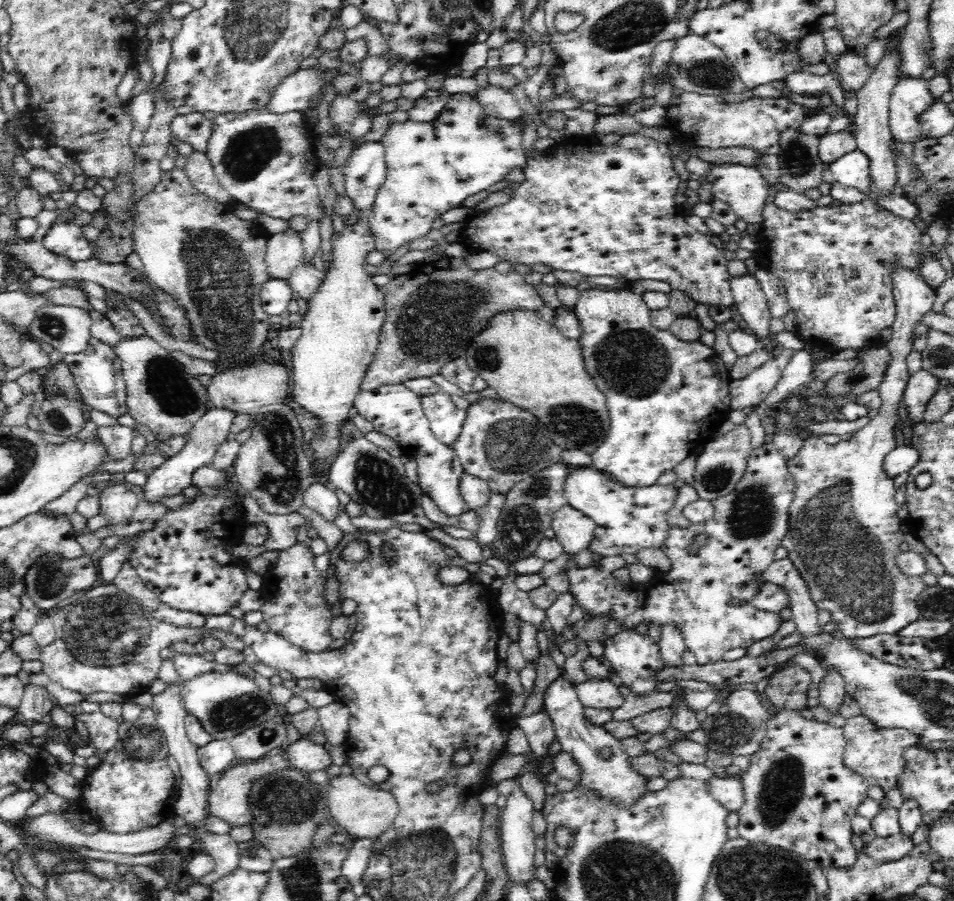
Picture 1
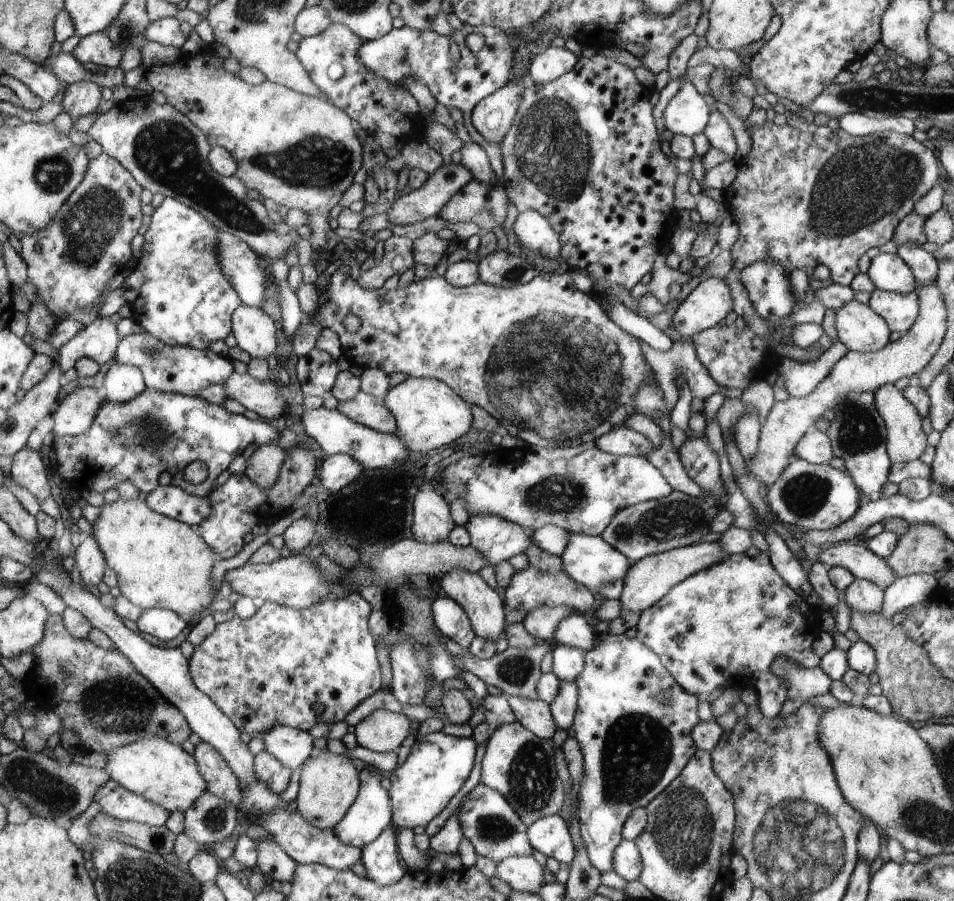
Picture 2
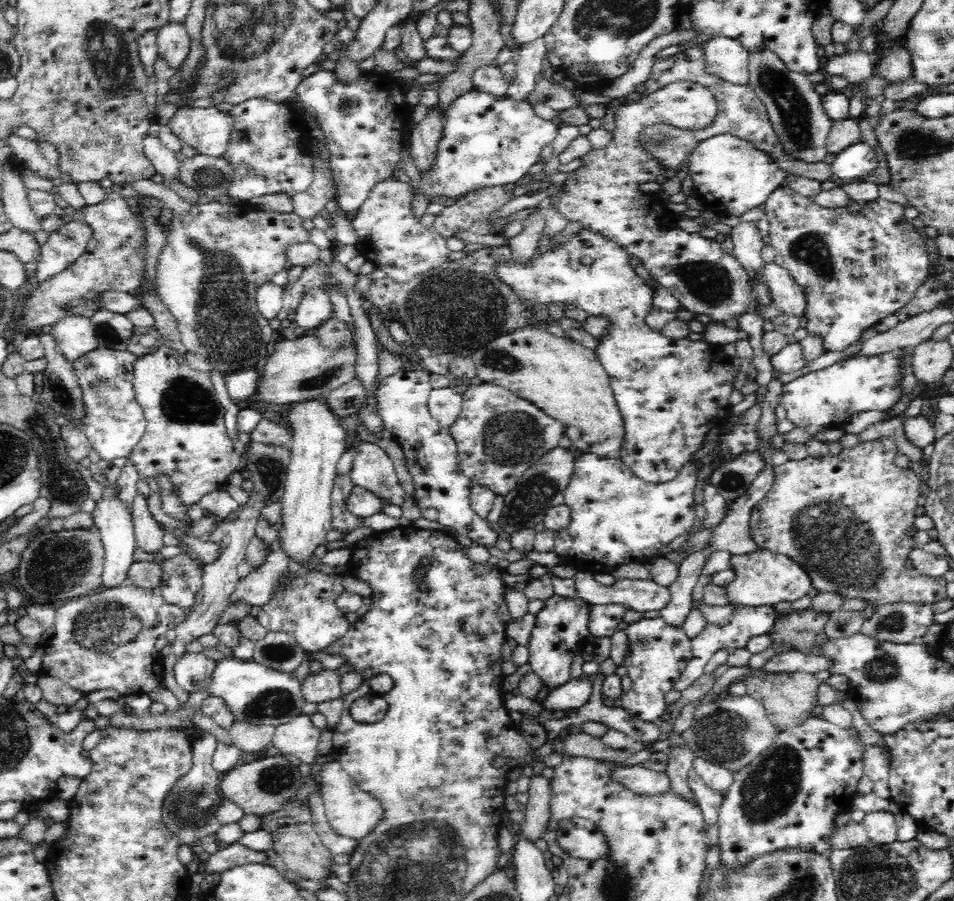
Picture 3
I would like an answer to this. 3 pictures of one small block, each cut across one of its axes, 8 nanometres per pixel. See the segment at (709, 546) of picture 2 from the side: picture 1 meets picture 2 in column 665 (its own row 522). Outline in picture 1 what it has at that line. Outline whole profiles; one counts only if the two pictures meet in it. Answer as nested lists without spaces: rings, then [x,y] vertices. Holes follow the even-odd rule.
[[[566,504],[555,512],[551,528],[555,538],[562,544],[564,553],[574,555],[588,549],[588,544],[595,536],[596,523],[583,512]]]

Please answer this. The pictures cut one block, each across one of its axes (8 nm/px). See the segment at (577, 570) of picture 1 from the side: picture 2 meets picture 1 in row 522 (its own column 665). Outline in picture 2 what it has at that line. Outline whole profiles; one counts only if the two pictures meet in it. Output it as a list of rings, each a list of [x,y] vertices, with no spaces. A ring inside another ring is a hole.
[[[625,634],[607,635],[604,640],[601,640],[598,646],[592,647],[585,654],[583,671],[580,672],[575,683],[578,687],[577,705],[572,724],[570,725],[570,728],[567,728],[567,734],[576,738],[583,754],[584,778],[582,779],[582,784],[575,789],[577,795],[577,813],[580,821],[581,835],[583,841],[587,845],[587,853],[590,862],[601,873],[607,873],[614,868],[613,856],[615,848],[623,839],[623,826],[631,816],[632,811],[640,807],[646,807],[652,799],[655,799],[656,796],[662,794],[662,792],[683,772],[683,768],[687,766],[687,763],[694,758],[698,747],[692,736],[692,730],[695,728],[696,724],[699,723],[698,696],[688,689],[685,689],[683,685],[680,685],[675,677],[671,675],[671,672],[668,672],[668,669],[664,666],[663,661],[659,659],[659,656],[655,652],[652,652],[652,649],[648,648],[643,641],[638,637],[629,638]],[[663,693],[669,694],[668,700],[662,700]]]

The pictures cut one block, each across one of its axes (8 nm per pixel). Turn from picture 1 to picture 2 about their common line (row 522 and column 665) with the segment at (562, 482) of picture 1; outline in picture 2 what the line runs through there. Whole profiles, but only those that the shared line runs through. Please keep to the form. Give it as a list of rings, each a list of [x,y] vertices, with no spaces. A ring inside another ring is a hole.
[[[673,490],[663,499],[644,501],[630,507],[612,517],[602,537],[612,548],[627,556],[635,563],[647,556],[663,553],[670,549],[695,545],[698,542],[714,543],[720,533],[711,531],[712,520],[719,510],[706,496],[691,497],[687,493]]]

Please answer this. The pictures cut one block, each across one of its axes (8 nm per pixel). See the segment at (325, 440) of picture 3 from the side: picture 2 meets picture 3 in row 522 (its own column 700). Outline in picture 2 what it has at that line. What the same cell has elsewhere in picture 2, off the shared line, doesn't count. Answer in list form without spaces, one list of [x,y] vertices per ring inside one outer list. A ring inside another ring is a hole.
[[[723,277],[703,279],[677,307],[673,328],[684,337],[693,337],[718,324],[734,310],[734,293]]]

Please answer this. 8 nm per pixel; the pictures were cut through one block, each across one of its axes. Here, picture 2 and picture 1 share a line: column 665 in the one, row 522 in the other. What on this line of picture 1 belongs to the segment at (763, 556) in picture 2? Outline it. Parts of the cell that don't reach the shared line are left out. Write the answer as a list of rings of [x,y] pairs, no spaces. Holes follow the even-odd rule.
[[[588,466],[569,472],[564,496],[572,508],[595,520],[595,536],[588,549],[605,557],[623,552],[636,554],[641,548],[659,548],[669,529],[665,516],[674,504],[677,490],[673,484],[646,487],[622,485],[608,473]]]

